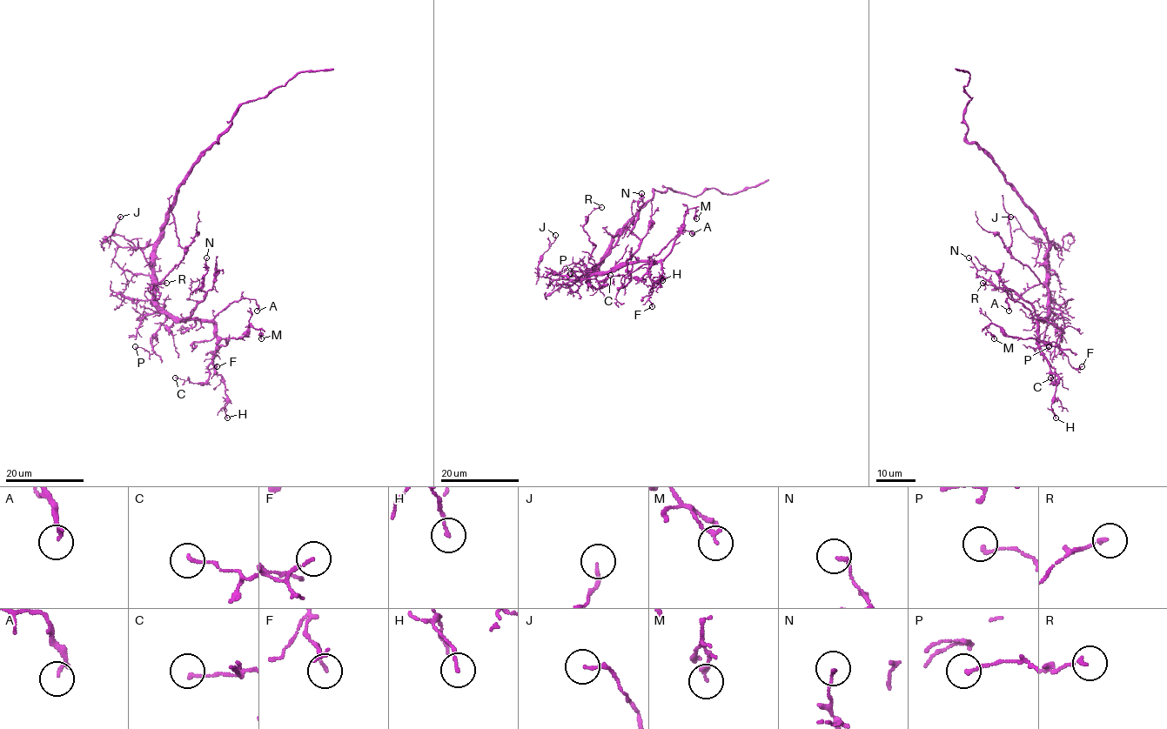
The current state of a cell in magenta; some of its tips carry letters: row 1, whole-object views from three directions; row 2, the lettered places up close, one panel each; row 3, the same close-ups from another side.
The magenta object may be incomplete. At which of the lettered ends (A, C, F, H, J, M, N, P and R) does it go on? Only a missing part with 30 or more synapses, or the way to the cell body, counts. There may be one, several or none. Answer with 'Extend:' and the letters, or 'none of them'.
Extend: none of them

